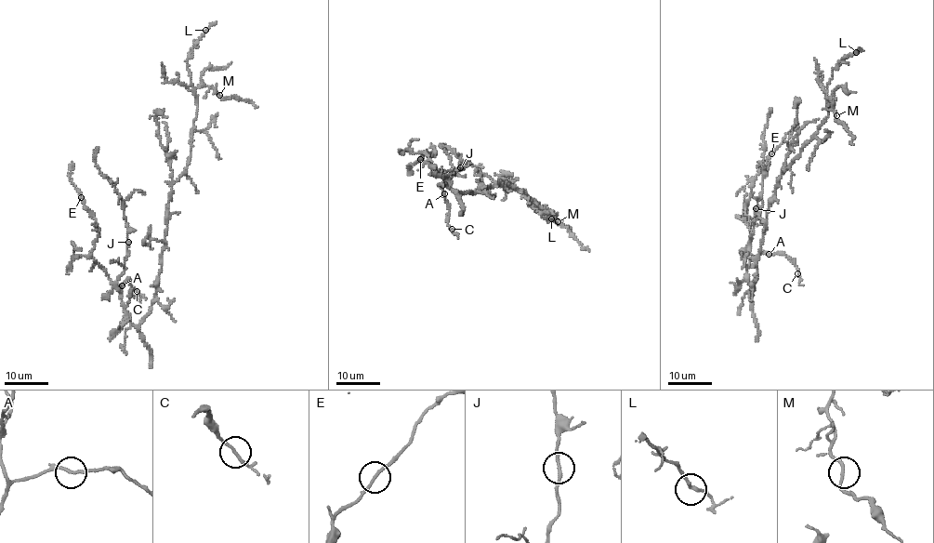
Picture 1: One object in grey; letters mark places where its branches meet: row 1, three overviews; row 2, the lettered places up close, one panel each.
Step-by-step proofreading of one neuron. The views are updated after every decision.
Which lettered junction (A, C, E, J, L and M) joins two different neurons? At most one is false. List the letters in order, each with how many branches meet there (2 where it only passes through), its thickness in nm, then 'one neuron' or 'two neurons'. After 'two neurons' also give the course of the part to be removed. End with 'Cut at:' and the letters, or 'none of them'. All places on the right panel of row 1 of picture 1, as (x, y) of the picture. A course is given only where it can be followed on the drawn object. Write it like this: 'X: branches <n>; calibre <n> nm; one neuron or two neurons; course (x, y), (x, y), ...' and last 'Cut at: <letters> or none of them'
A: branches 2; calibre 180 nm; one neuron
C: branches 2; calibre 180 nm; one neuron
E: branches 2; calibre 180 nm; one neuron
J: branches 2; calibre 190 nm; two neurons; course (756, 208), (764, 168), (764, 128), (772, 108)
L: branches 2; calibre 200 nm; one neuron
M: branches 2; calibre 190 nm; one neuron
Cut at: J

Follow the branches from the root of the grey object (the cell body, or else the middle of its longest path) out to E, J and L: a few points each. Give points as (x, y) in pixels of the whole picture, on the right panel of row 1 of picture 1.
E: (761, 245), (751, 293), (747, 273), (752, 235), (745, 204), (760, 165), (771, 153)
J: (761, 245), (751, 293), (747, 274), (751, 260), (749, 242), (756, 208)
L: (761, 245), (766, 213), (778, 178), (827, 115), (826, 87), (832, 71), (856, 52)

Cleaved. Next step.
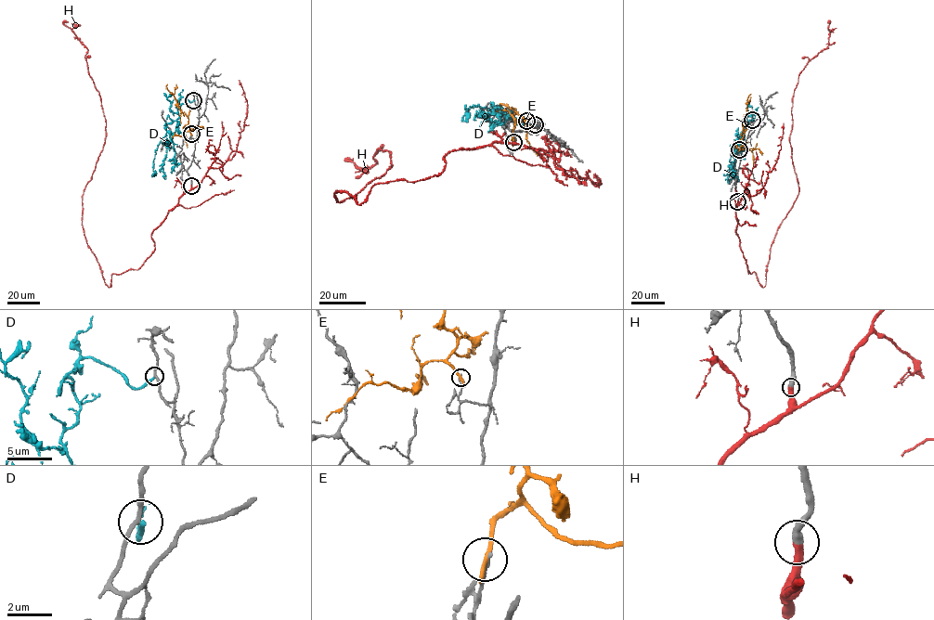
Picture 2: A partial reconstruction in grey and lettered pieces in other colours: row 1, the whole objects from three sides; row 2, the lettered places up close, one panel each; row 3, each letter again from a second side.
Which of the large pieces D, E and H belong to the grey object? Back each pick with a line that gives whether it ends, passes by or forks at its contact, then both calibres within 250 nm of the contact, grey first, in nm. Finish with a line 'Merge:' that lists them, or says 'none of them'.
H: it ends there; 420 nm thick on the grey side, 440 nm on the other
Merge: H

